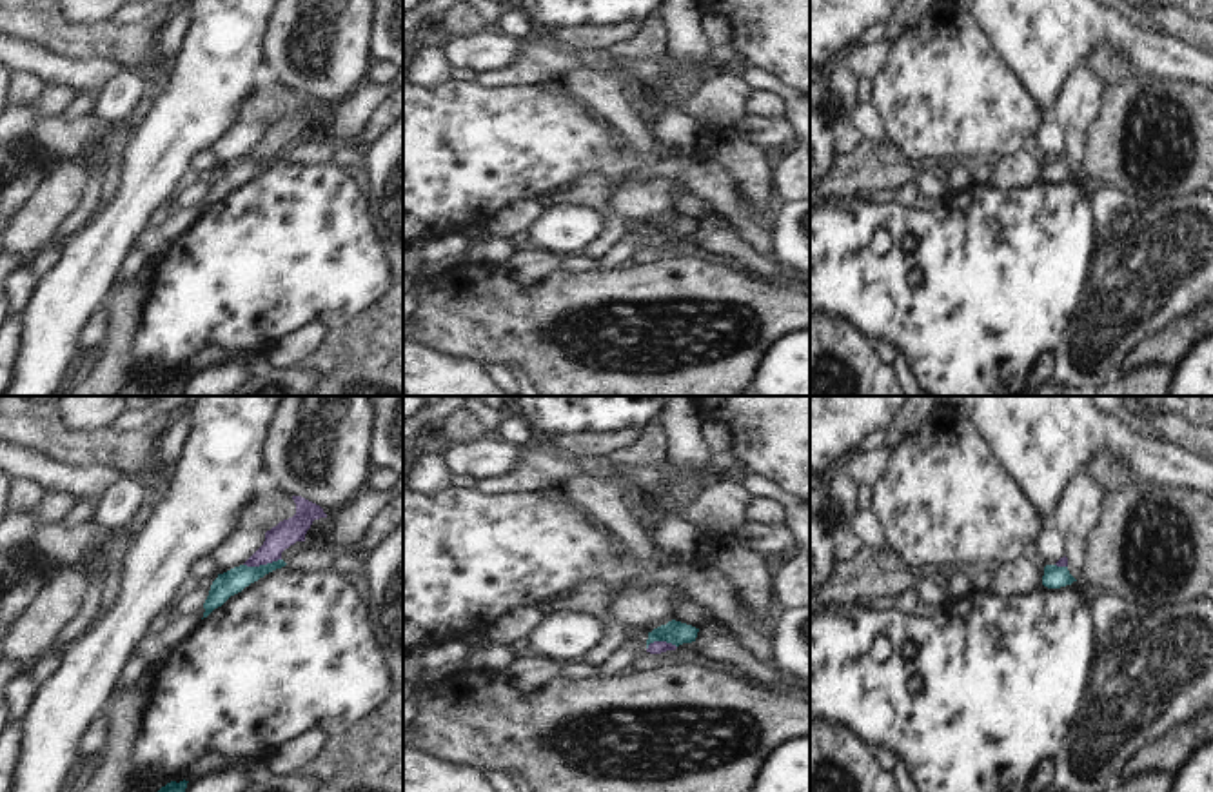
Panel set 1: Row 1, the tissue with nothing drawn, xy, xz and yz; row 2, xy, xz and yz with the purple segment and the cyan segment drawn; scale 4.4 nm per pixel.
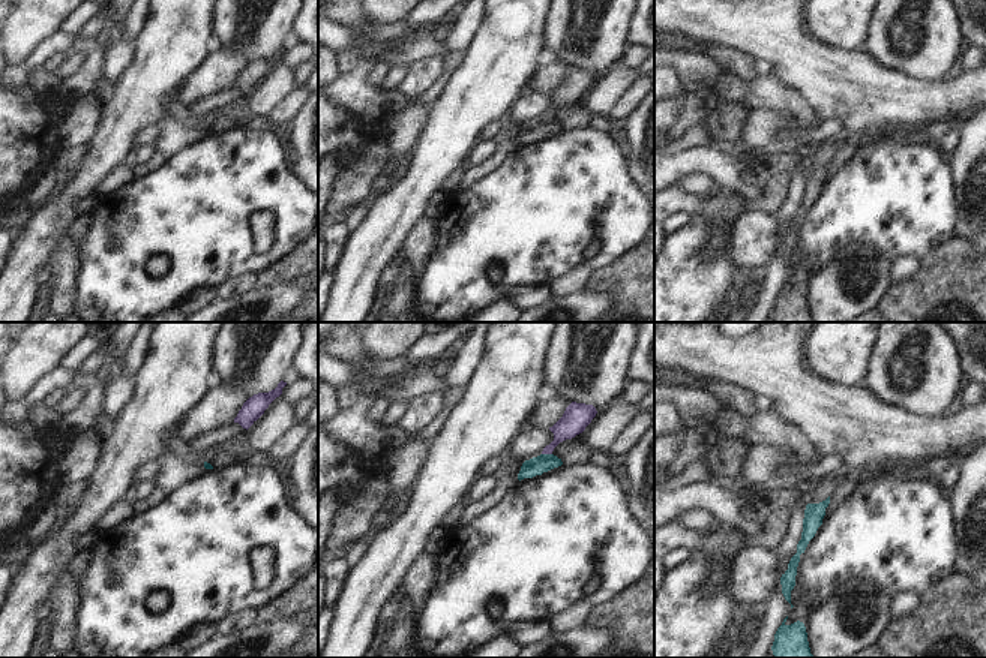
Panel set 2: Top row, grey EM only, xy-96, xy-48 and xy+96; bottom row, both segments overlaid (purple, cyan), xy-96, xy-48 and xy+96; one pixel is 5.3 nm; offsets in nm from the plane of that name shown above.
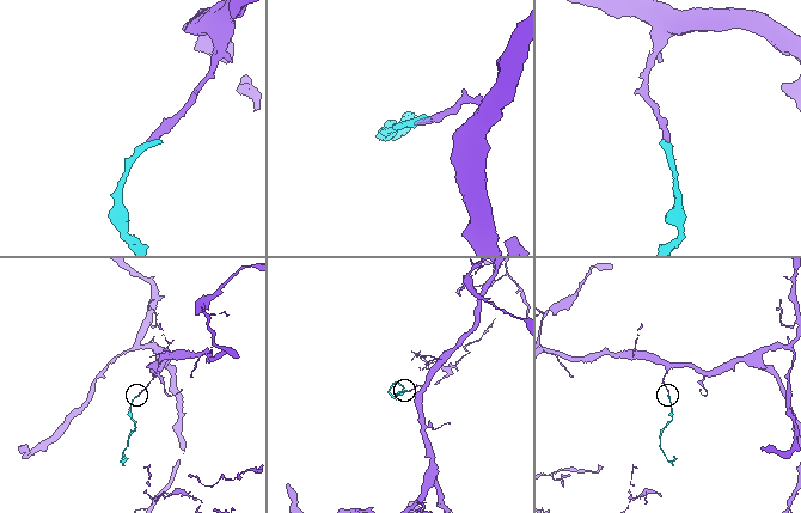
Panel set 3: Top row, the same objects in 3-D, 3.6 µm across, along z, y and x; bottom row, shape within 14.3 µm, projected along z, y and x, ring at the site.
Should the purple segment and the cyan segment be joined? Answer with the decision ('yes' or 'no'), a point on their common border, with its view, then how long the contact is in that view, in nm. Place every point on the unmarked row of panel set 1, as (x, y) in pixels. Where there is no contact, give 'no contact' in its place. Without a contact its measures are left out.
yes; contact xy (262, 157); length 170 nm

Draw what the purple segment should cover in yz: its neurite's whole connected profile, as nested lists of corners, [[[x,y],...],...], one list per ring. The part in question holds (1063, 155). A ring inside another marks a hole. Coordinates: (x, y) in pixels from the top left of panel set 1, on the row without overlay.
[[[1060,151],[1055,158],[1044,160],[1042,178],[1048,182],[1060,182],[1077,174],[1068,163],[1068,151]]]

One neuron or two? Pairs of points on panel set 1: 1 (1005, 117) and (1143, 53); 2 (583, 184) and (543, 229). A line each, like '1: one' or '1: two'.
1: two
2: two

